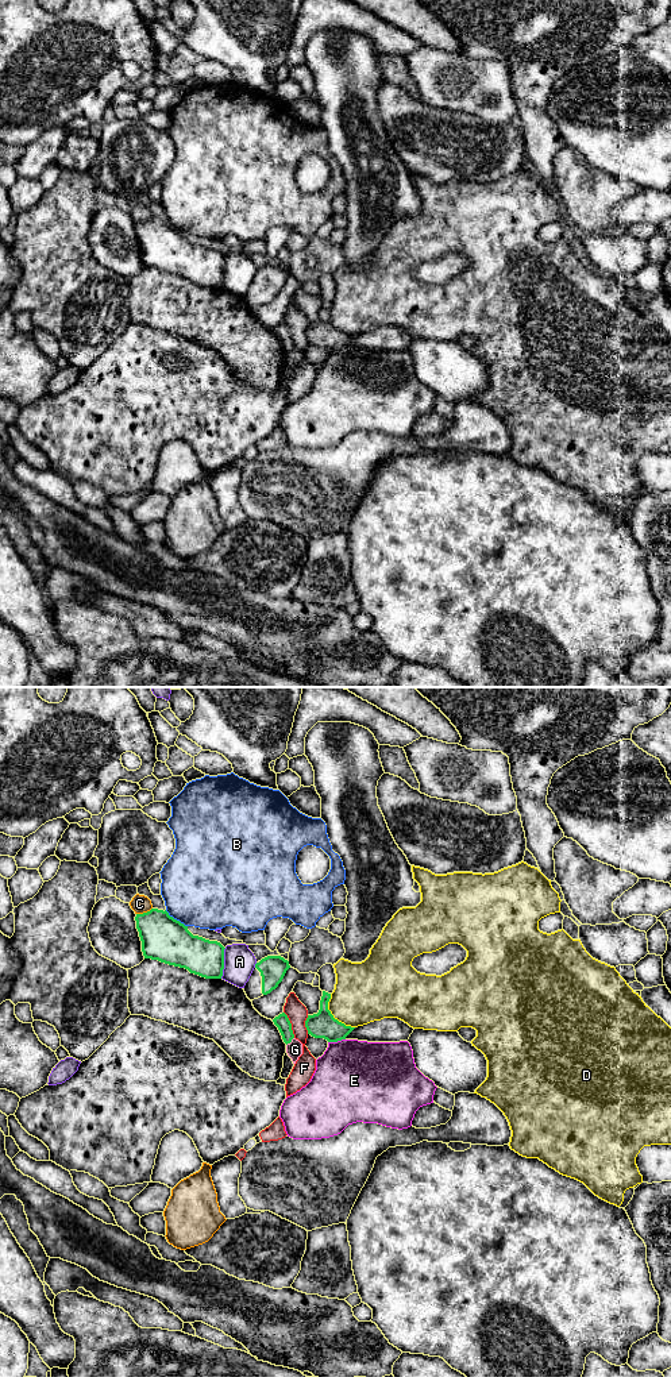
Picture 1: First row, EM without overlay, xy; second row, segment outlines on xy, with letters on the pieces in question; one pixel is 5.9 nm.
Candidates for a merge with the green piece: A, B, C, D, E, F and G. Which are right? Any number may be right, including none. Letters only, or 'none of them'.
none of them

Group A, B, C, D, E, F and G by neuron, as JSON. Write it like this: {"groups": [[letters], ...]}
{"groups": [["A"], ["B"], ["C"], ["D"], ["E"], ["F"], ["G"]]}

